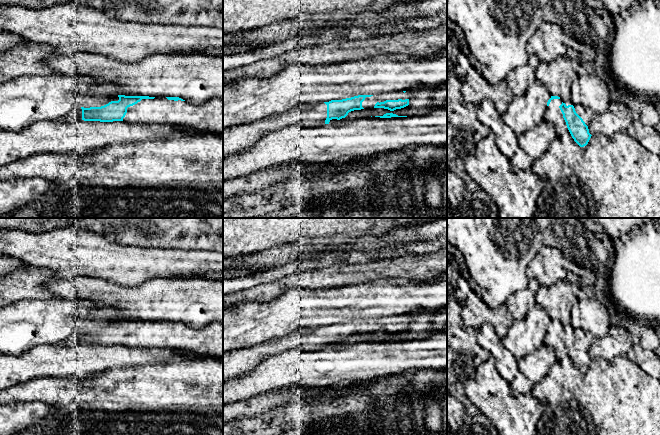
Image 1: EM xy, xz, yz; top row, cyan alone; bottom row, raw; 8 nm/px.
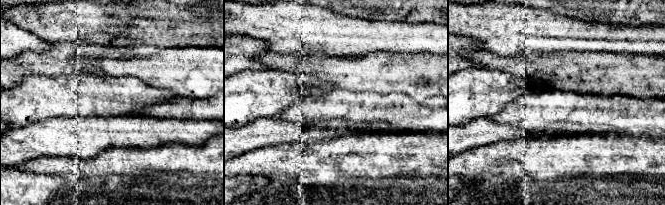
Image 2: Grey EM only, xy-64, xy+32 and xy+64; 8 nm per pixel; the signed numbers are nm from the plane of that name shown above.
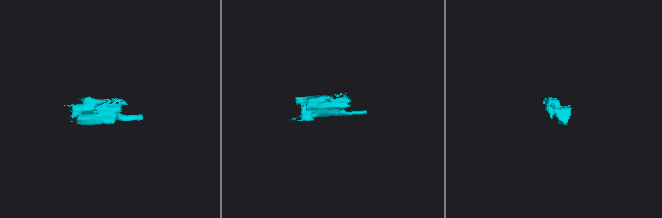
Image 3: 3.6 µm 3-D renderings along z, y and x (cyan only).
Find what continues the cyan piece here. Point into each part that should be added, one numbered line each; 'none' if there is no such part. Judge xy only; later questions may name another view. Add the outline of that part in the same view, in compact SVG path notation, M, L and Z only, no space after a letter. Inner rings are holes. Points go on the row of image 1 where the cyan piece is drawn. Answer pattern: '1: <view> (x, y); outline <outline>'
1: xy (75, 115); outline M75 108L71 112L69 112L62 121L68 122L68 123L76 123L78 121L82 120L82 109L81 108Z
2: xy (205, 118); outline M166 97L142 99L127 108L123 122L187 127L201 134L223 135L223 100L215 98L205 104L193 105Z

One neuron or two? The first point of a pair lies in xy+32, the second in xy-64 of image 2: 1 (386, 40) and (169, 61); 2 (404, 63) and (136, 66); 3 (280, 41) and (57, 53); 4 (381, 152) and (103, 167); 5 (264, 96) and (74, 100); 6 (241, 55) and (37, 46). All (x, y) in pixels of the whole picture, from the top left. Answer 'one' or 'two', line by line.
1: two
2: one
3: two
4: one
5: one
6: two

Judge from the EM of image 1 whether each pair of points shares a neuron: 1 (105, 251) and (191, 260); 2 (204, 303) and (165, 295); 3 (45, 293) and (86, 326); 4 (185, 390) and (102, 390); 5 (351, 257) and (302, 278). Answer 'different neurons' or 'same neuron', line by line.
1: same neuron
2: same neuron
3: different neurons
4: same neuron
5: different neurons

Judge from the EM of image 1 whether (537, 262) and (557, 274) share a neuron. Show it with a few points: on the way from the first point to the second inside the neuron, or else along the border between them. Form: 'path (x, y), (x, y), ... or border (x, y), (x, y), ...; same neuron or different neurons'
path (542, 267), (548, 273), (552, 273); same neuron

